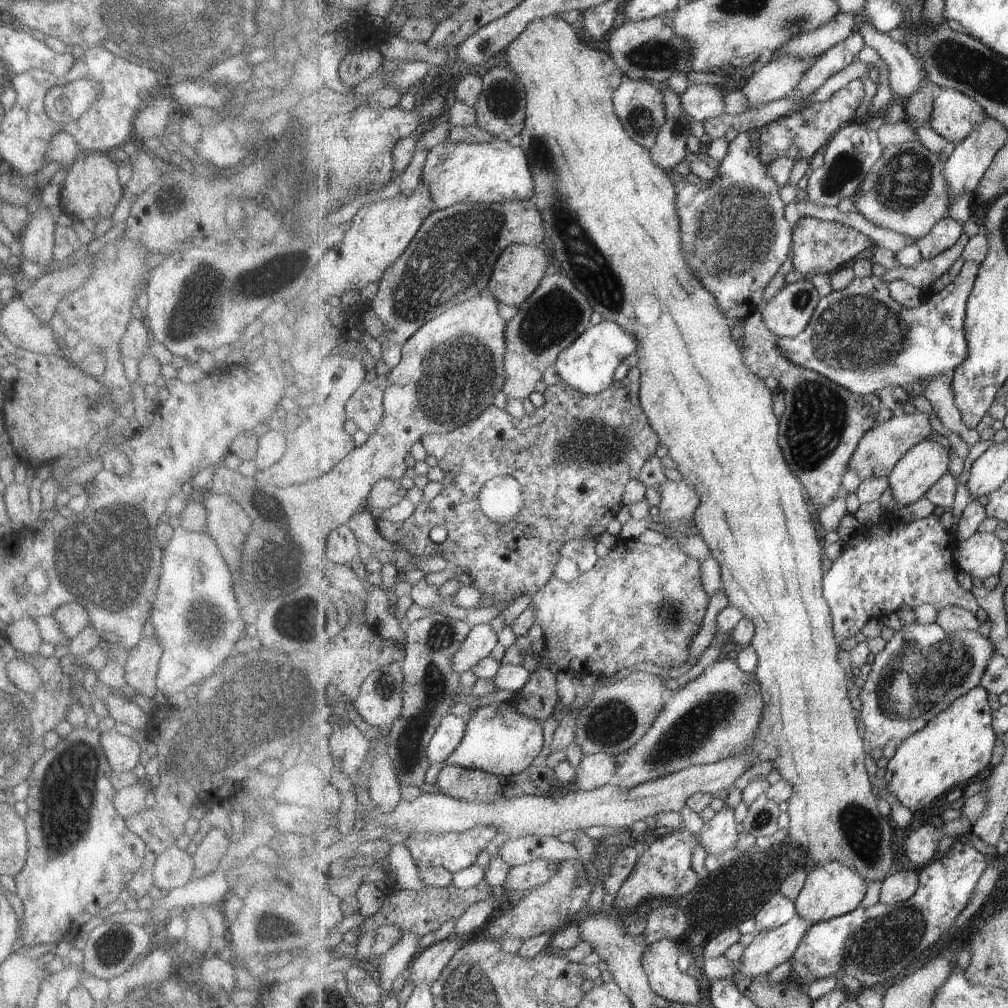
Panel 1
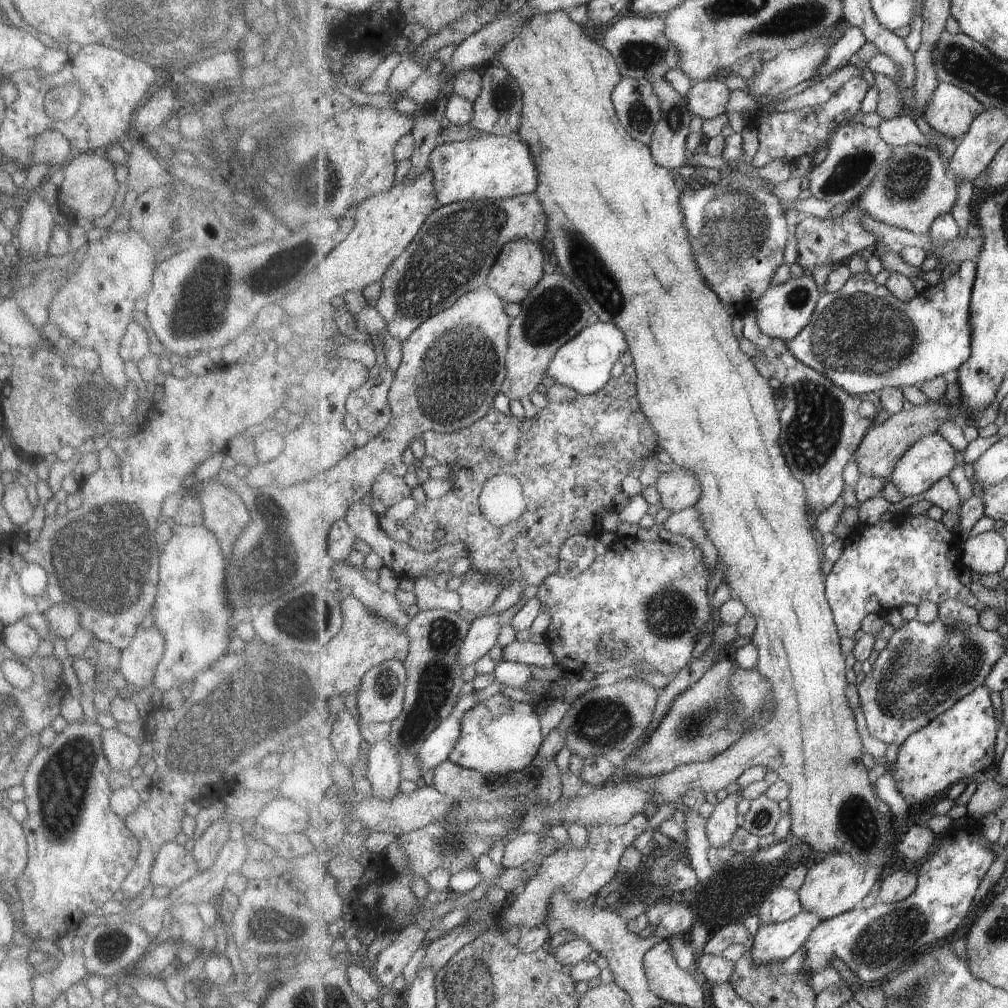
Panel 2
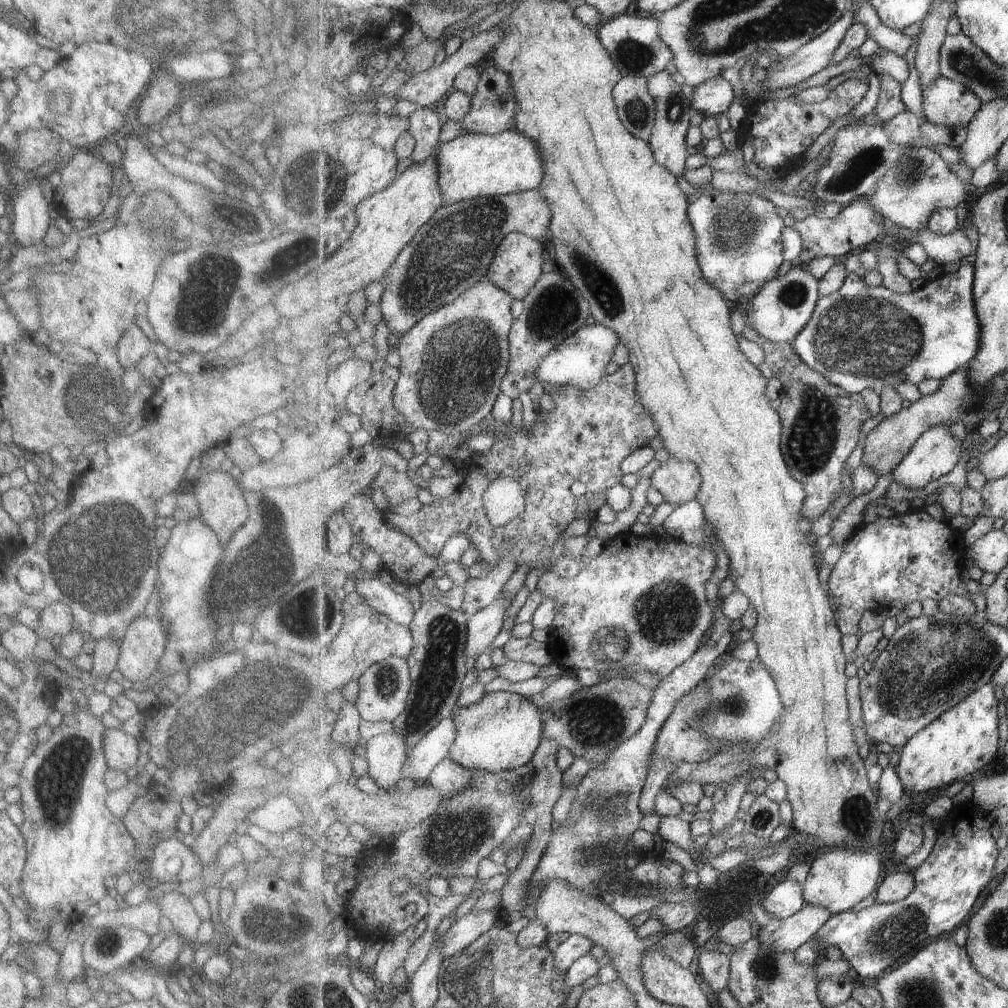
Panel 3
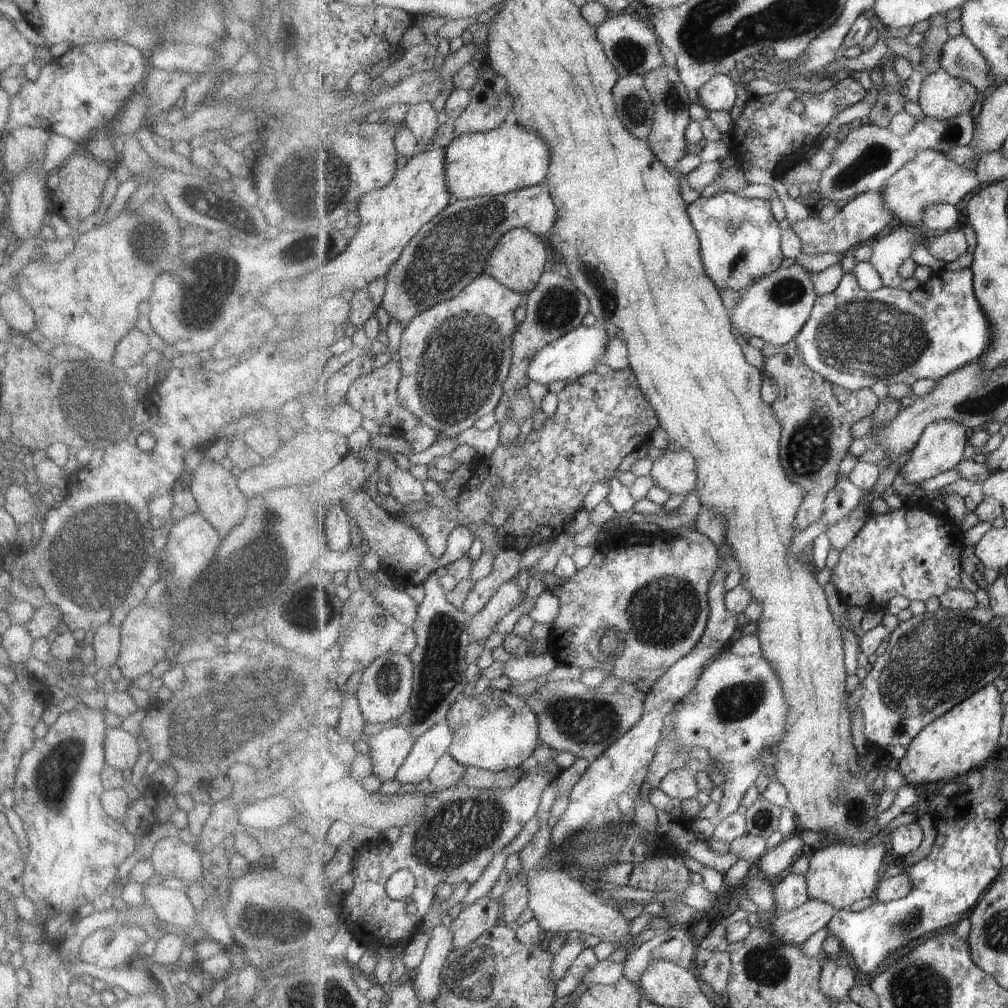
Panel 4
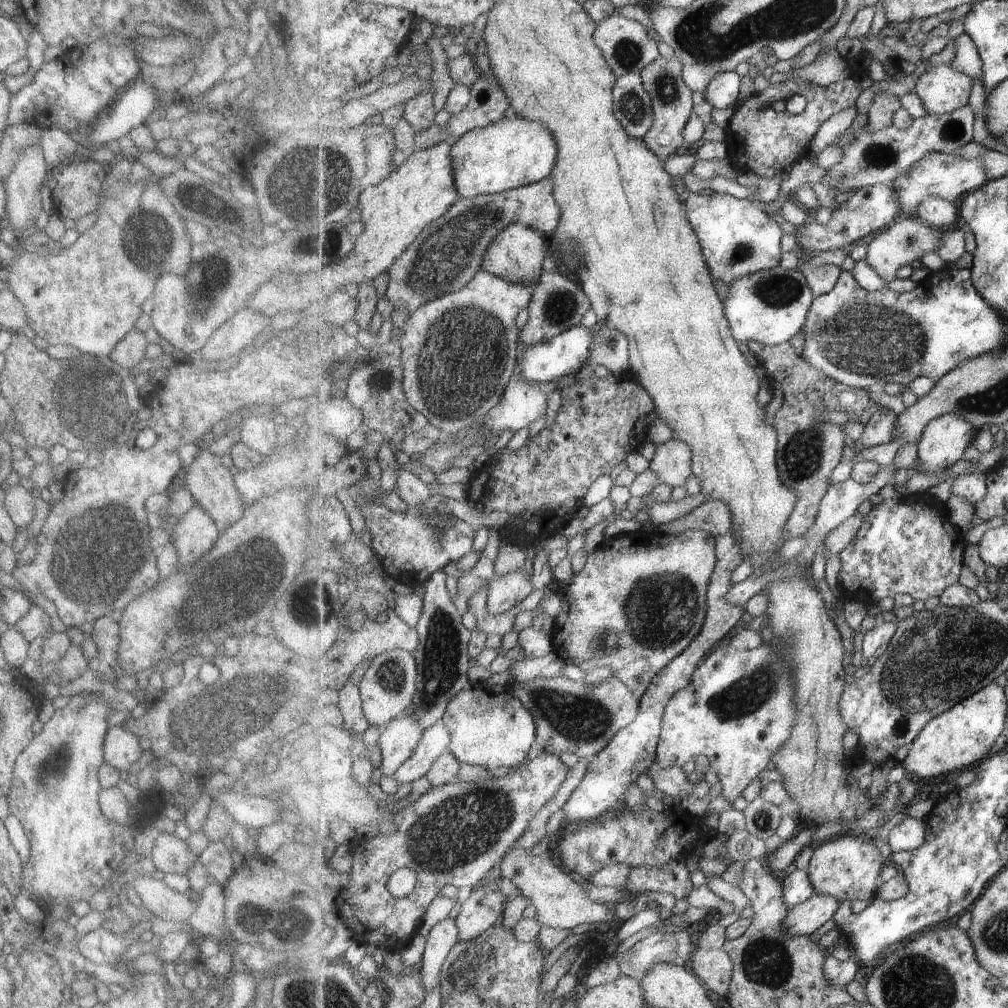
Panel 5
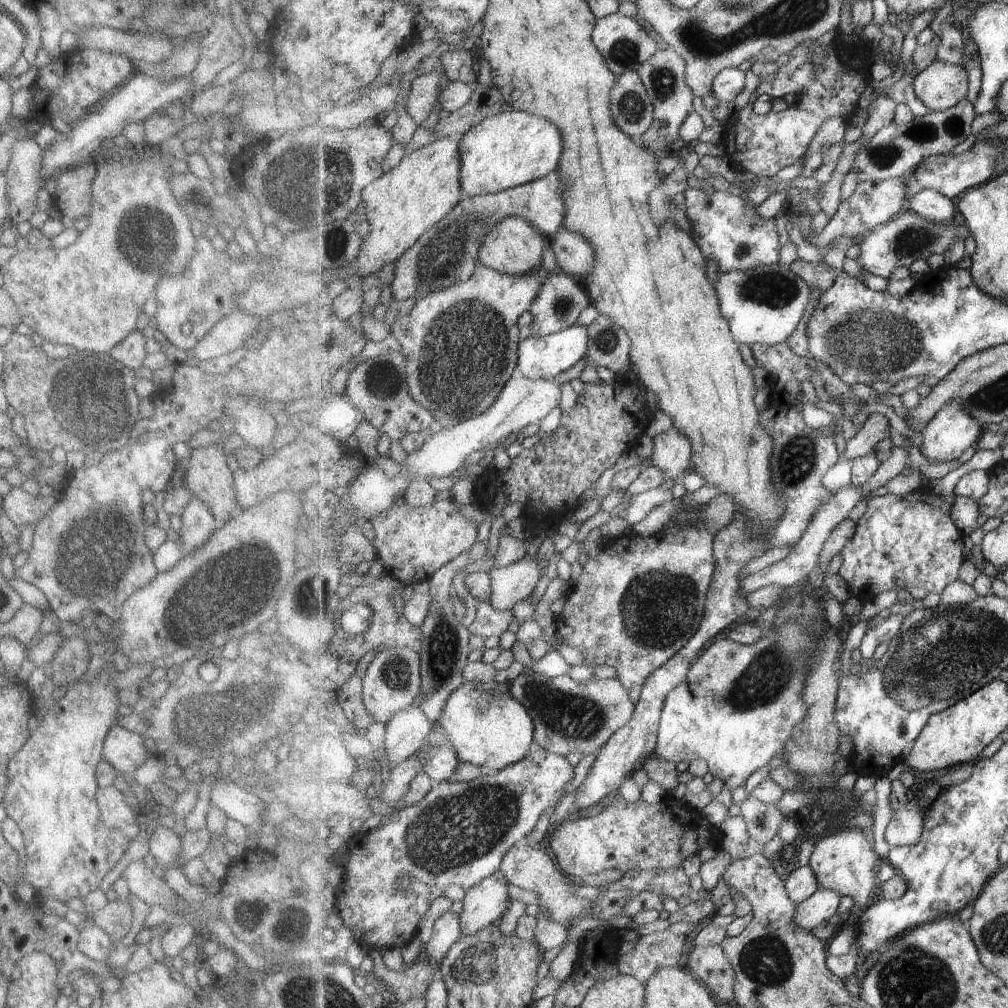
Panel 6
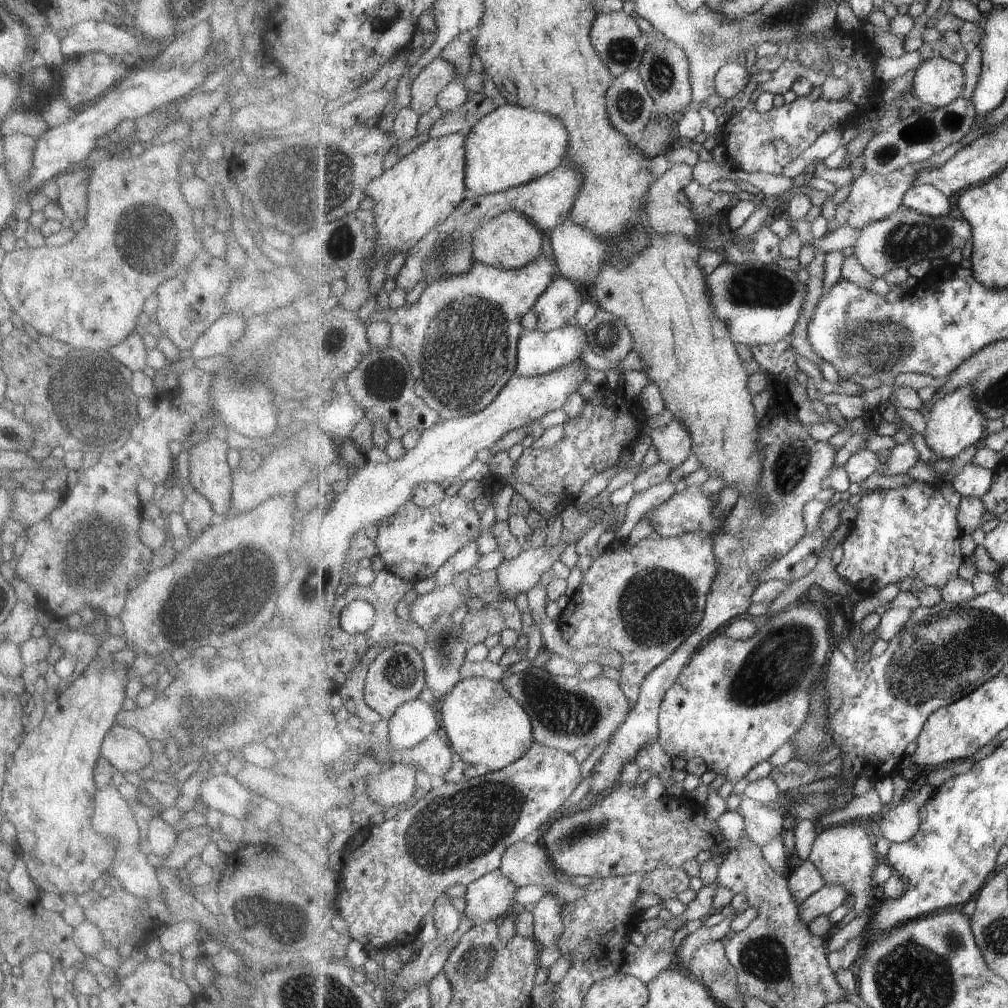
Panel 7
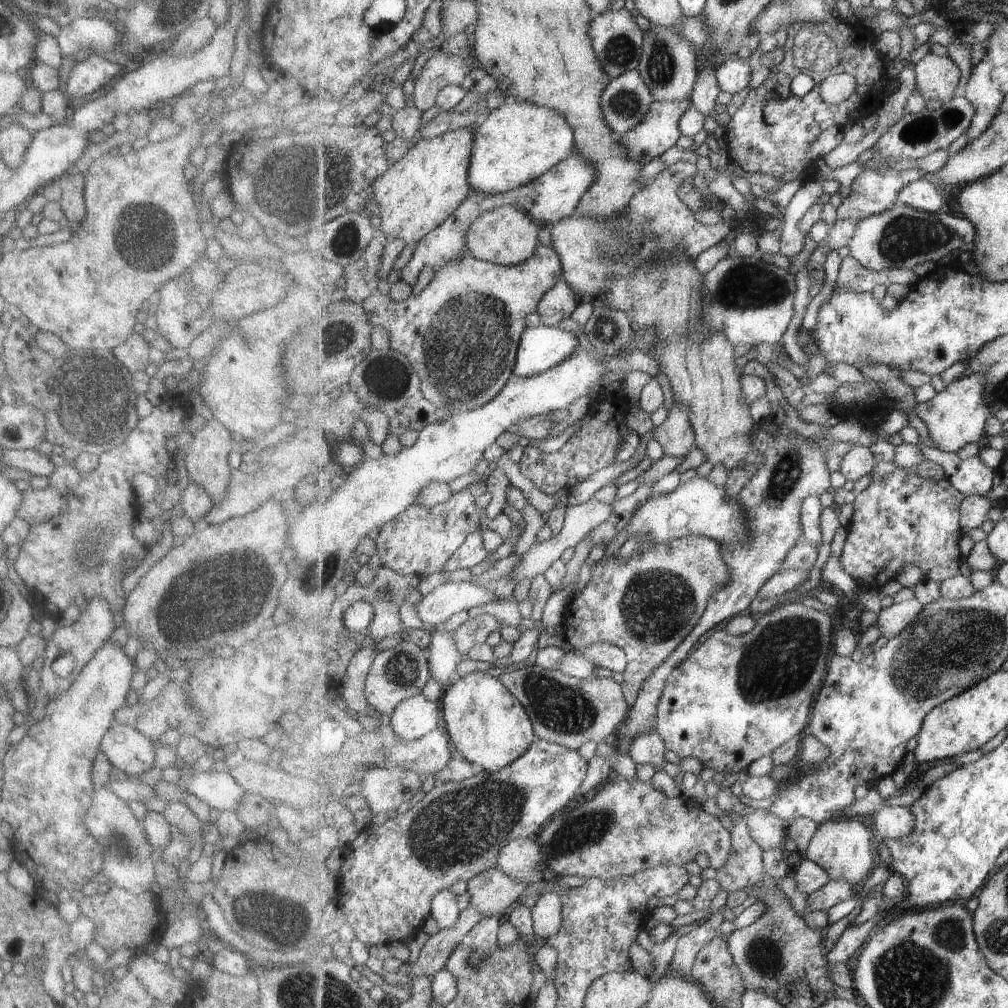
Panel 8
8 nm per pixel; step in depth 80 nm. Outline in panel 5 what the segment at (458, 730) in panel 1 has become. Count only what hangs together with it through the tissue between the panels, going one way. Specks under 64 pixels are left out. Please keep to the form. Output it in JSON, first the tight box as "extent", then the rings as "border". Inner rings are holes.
{"extent":[394,720,451,784],"border":[[[442,720],[425,729],[416,751],[395,772],[394,780],[403,784],[426,776],[436,760],[449,749],[451,741],[450,730]]]}

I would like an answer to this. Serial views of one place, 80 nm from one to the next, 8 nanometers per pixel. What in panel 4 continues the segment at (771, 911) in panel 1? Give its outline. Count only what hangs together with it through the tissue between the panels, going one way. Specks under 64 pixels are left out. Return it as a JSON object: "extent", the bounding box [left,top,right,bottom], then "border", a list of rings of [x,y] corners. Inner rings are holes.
{"extent":[775,873,809,913],"border":[[[789,873],[775,885],[776,912],[790,913],[809,902],[808,880],[804,876]]]}

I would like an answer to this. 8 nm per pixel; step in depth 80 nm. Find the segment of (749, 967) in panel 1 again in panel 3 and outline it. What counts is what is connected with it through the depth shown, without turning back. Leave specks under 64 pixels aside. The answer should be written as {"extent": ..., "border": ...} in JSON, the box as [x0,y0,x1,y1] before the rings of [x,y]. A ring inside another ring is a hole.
{"extent":[752,904,833,953],"border":[[[806,904],[803,910],[788,919],[773,918],[763,905],[752,906],[756,934],[760,943],[775,953],[795,952],[812,940],[817,931],[833,916],[825,907]]]}

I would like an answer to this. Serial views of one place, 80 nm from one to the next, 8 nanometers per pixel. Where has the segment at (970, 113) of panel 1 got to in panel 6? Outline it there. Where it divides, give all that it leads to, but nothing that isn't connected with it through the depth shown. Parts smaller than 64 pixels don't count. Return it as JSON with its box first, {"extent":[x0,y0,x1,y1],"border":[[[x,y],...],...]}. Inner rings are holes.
{"extent":[913,60,968,111],"border":[[[935,60],[913,81],[918,98],[933,111],[944,111],[968,98],[968,69]]]}

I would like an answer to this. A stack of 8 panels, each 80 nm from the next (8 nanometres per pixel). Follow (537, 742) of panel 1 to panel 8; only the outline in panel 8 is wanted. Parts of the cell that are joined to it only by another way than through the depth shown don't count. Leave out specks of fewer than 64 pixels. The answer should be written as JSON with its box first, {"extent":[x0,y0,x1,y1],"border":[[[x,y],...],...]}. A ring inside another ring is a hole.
{"extent":[443,671,537,773],"border":[[[484,671],[473,672],[457,679],[450,687],[444,690],[443,695],[443,724],[449,732],[453,751],[465,757],[473,764],[481,765],[489,773],[499,772],[532,747],[537,736],[534,731],[529,713],[524,704],[507,688],[500,678],[495,678]]]}

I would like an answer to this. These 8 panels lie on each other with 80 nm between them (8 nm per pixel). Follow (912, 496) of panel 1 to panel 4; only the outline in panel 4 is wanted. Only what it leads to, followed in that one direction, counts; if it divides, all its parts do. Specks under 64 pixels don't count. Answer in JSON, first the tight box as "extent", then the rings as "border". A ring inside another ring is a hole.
{"extent":[900,420,971,486],"border":[[[940,420],[930,424],[909,455],[909,460],[901,467],[900,474],[908,484],[916,486],[954,469],[963,460],[971,432],[957,421]]]}

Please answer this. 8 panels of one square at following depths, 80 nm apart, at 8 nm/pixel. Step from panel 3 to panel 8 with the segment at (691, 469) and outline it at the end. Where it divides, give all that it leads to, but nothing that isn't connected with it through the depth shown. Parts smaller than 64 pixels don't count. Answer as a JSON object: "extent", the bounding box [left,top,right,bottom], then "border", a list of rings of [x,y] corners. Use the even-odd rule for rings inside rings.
{"extent":[653,404,696,459],"border":[[[673,404],[667,419],[653,432],[665,455],[683,459],[696,448],[696,434],[690,421],[690,410],[685,405]]]}

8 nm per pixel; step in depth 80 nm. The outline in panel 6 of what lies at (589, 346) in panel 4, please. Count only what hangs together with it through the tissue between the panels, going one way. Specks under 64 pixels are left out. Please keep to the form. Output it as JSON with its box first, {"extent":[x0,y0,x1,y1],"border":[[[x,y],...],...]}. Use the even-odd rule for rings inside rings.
{"extent":[518,325,588,381],"border":[[[573,325],[571,328],[544,337],[528,336],[520,342],[518,368],[523,376],[530,379],[547,379],[549,381],[557,374],[575,366],[579,360],[586,359],[588,344],[588,327],[582,325]]]}

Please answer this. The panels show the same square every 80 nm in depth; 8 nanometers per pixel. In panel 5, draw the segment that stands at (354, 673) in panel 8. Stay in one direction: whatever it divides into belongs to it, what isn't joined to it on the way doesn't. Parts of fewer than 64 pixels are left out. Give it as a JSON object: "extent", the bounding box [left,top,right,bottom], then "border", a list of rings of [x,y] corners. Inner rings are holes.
{"extent":[339,684,371,734],"border":[[[347,684],[339,692],[341,694],[339,708],[345,716],[345,728],[353,734],[363,734],[371,725],[365,716],[361,691],[358,686],[359,684]]]}

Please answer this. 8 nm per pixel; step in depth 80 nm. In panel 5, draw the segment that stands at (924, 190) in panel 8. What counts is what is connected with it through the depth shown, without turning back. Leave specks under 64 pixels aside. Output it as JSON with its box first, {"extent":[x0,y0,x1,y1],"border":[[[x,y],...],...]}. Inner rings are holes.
{"extent":[917,196,959,231],"border":[[[937,196],[925,199],[917,210],[918,216],[930,227],[942,231],[954,228],[959,218],[959,208],[954,203]]]}

